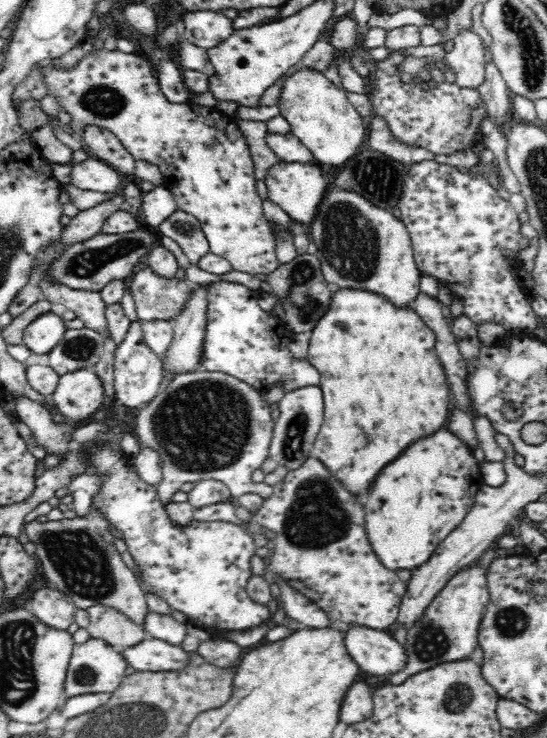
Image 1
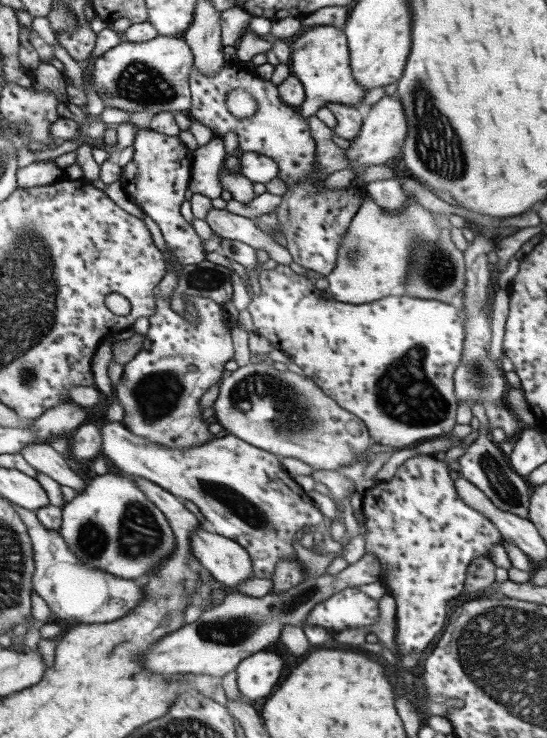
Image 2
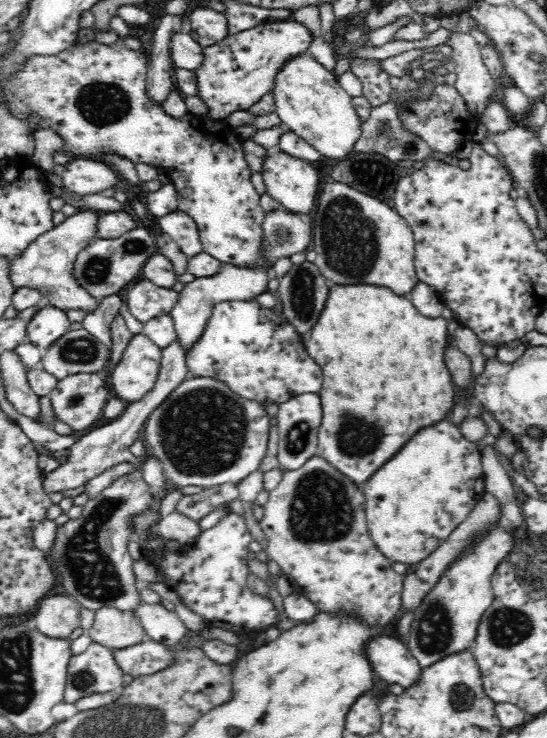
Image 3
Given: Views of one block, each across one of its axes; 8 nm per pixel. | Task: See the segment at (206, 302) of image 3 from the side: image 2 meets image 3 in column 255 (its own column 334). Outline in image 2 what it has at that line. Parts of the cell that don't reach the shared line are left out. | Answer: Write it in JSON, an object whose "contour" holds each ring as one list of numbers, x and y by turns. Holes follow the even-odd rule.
{"contour":[[403,192,403,195,405,195,405,206,397,214,389,214,389,212,381,210,369,196,363,198,361,206,358,206,347,230,341,236,339,246,337,246,335,266,329,274,324,275,328,284,326,294,333,297,336,302,366,304,391,294,391,288,405,286,407,265,409,265,409,259,411,259,413,241,419,239,419,237,427,241,439,239,441,229,437,226,435,213,433,214,431,210,425,210,417,200,413,200,405,192]]}

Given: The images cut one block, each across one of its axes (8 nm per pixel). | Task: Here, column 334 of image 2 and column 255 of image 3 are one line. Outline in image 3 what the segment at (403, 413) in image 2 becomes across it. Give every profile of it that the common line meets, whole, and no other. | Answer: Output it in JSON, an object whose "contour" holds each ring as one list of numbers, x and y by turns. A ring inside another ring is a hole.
{"contour":[[248,300,248,302,222,302,222,304,216,306,212,311,206,328,204,329,204,332,202,332,202,336,200,336,200,338,188,348,185,361,188,371,194,374,194,377,208,377,222,381,226,383,226,386,228,386,232,392,236,393,239,397,242,397,242,399,256,401,264,407,269,404,280,406,283,402,290,401,291,398,300,396,304,393,317,393,321,389,323,383,322,367,310,356,310,353,306,350,304,342,305,335,295,330,279,308,264,308,264,306,261,306,257,300]]}

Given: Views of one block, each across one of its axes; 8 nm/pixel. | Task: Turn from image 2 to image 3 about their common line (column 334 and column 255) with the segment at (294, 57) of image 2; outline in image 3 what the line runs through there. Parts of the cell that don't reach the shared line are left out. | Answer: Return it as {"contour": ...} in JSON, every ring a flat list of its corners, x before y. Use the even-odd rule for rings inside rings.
{"contour":[[292,19,273,20,204,47,203,62,192,72,196,75,197,96,206,105,206,115,214,121,224,121,233,112,254,106,271,93,278,70,290,58,308,52,311,39,306,26]]}

